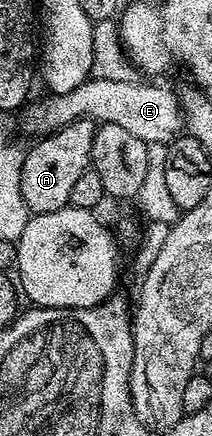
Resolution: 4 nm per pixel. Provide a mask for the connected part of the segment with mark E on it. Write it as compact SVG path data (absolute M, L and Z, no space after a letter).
M131 78L126 79L85 79L82 85L78 85L70 93L65 95L52 95L44 104L33 102L25 106L22 111L24 115L24 127L32 134L32 137L40 137L45 133L51 133L62 129L68 123L73 123L76 119L85 117L99 121L100 123L113 123L122 129L129 131L133 137L138 137L143 143L155 145L167 145L177 138L182 131L182 108L177 92L171 91L168 87L155 87L152 83L132 83Z

